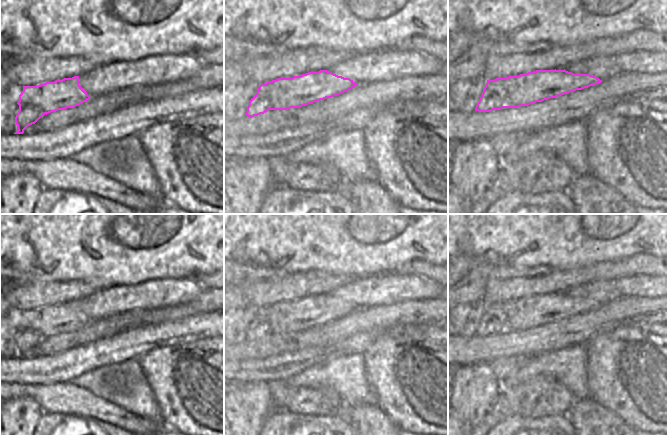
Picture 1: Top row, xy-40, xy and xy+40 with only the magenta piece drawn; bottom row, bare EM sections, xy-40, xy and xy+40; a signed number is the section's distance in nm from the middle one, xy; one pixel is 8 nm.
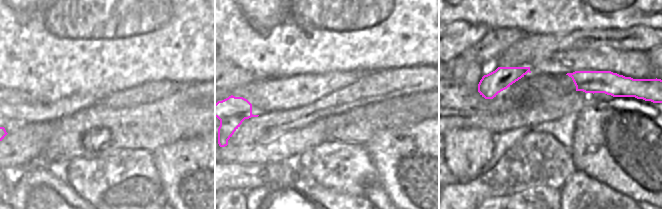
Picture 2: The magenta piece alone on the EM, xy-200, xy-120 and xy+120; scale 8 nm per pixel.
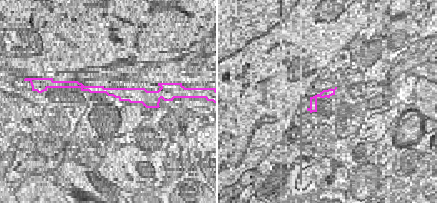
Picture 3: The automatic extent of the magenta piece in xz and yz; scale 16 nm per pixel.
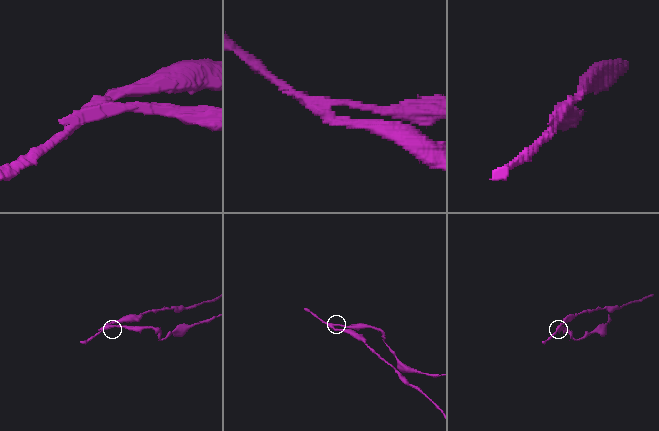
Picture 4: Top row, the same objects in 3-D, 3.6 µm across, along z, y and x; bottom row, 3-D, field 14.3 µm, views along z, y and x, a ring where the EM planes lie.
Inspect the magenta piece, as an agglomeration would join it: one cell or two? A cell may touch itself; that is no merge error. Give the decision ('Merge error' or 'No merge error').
Merge error

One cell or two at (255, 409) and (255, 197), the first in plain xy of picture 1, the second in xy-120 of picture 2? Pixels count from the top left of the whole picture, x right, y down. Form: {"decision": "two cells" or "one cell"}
{"decision": "two cells"}

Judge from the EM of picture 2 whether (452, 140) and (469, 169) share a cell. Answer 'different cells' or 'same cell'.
same cell

